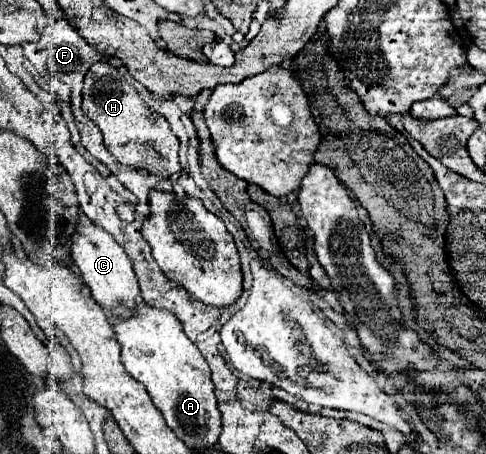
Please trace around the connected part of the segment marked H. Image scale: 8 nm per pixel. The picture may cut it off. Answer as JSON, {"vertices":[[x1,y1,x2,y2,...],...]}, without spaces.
{"vertices":[[96,62,84,78,82,112,100,128,110,154,126,166,144,168,158,176,178,176,178,138,158,112,152,112,138,90,108,62]]}

